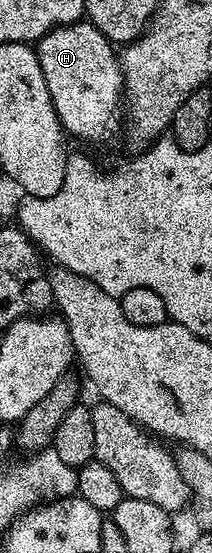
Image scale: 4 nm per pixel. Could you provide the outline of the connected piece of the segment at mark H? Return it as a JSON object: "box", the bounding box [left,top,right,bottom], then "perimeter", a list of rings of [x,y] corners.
{"box":[37,20,123,142],"perimeter":[[[80,20],[50,30],[37,43],[37,53],[53,108],[64,131],[83,142],[107,142],[121,126],[123,73],[113,43],[91,22]]]}

